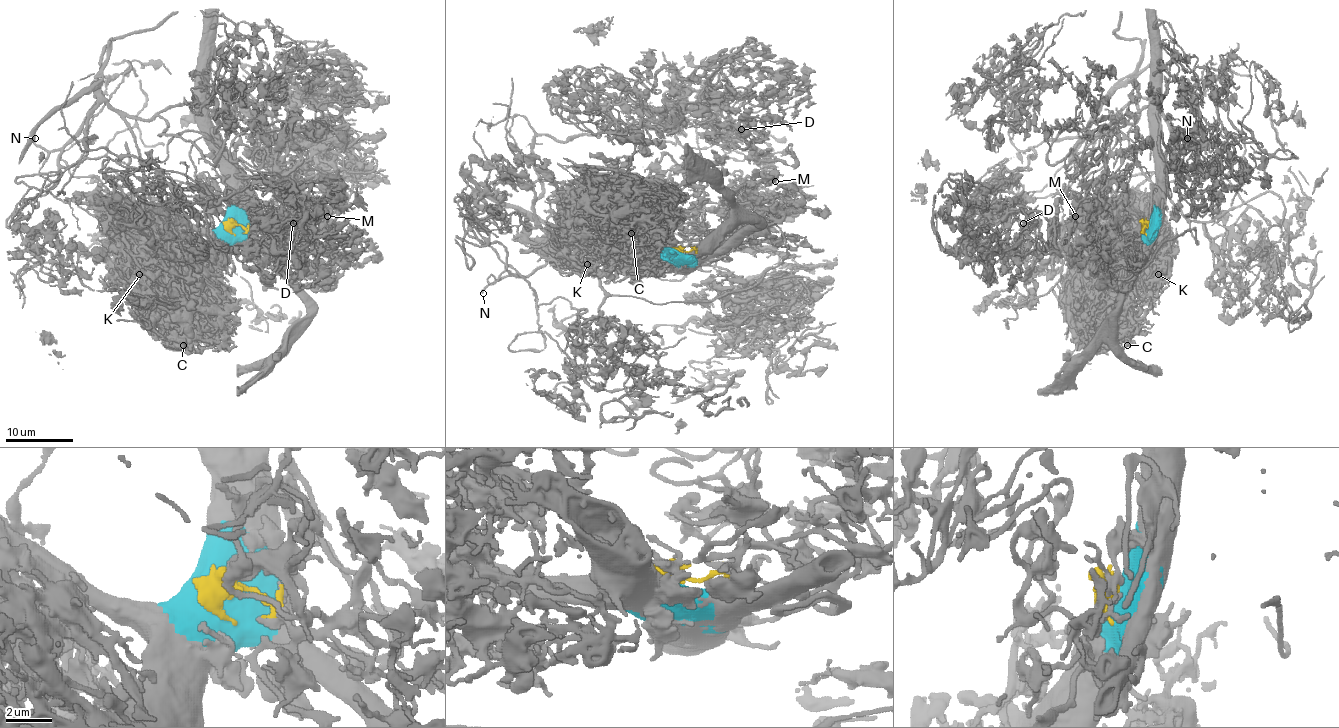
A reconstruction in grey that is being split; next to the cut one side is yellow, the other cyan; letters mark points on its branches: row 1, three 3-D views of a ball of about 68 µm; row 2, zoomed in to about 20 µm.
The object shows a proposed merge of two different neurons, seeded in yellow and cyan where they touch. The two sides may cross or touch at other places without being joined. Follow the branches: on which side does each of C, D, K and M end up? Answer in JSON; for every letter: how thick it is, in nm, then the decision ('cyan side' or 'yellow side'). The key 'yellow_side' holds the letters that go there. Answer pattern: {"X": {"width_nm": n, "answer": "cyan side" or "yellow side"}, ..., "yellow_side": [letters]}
{"C": {"width_nm": 240, "answer": "cyan side"}, "D": {"width_nm": 500, "answer": "yellow side"}, "K": {"width_nm": 180, "answer": "cyan side"}, "M": {"width_nm": 160, "answer": "yellow side"}, "yellow_side": ["D", "M"]}

